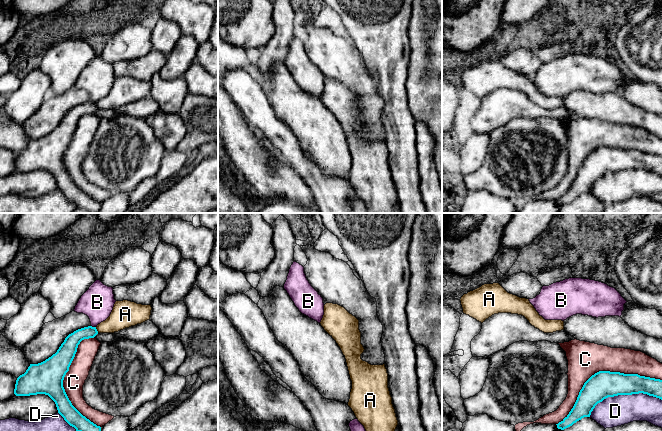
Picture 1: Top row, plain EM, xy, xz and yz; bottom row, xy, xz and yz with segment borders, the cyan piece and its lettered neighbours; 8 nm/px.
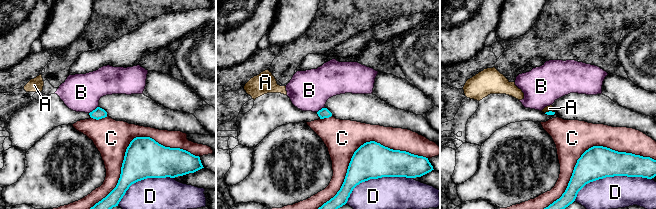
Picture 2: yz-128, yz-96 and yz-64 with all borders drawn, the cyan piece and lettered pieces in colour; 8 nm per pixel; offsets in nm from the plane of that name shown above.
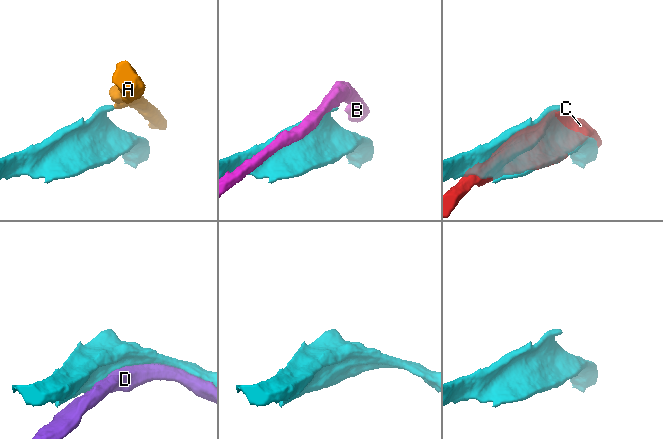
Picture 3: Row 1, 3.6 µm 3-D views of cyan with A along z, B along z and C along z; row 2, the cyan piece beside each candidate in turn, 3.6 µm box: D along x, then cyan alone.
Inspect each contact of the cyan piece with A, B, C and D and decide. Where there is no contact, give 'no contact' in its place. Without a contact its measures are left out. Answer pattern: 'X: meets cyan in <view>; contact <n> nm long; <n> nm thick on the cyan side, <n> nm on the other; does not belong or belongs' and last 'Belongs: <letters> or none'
A: meets cyan in xy; contact 50 nm long; 120 nm thick on the cyan side, 200 nm on the other; does not belong
B: meets cyan in xy; contact 40 nm long; 130 nm thick on the cyan side, 260 nm on the other; does not belong
C: meets cyan in yz; contact 900 nm long; 220 nm thick on the cyan side, 280 nm on the other; does not belong
D: meets cyan in yz; contact 600 nm long; 220 nm thick on the cyan side, 240 nm on the other; does not belong
Belongs: none

